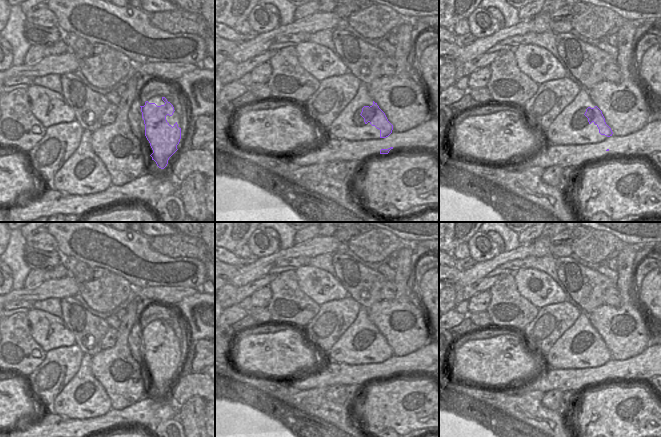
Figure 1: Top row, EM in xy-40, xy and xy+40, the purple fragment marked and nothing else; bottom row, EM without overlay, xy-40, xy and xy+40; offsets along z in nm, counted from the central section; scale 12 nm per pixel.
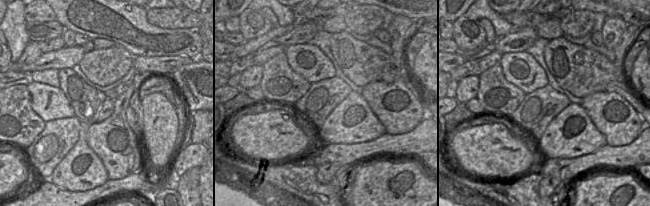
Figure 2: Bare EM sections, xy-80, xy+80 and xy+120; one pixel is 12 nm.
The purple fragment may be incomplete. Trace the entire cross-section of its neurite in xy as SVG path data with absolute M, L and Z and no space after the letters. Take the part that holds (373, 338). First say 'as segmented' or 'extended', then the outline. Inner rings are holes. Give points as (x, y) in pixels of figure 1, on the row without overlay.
as segmented; M374 325L372 330L364 330L360 339L364 342L365 348L369 346L380 354L380 362L386 362L392 357L393 349Z

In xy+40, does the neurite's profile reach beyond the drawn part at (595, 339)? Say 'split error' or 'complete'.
complete

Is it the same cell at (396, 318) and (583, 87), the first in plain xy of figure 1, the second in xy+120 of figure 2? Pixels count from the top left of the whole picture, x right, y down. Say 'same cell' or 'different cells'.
different cells

